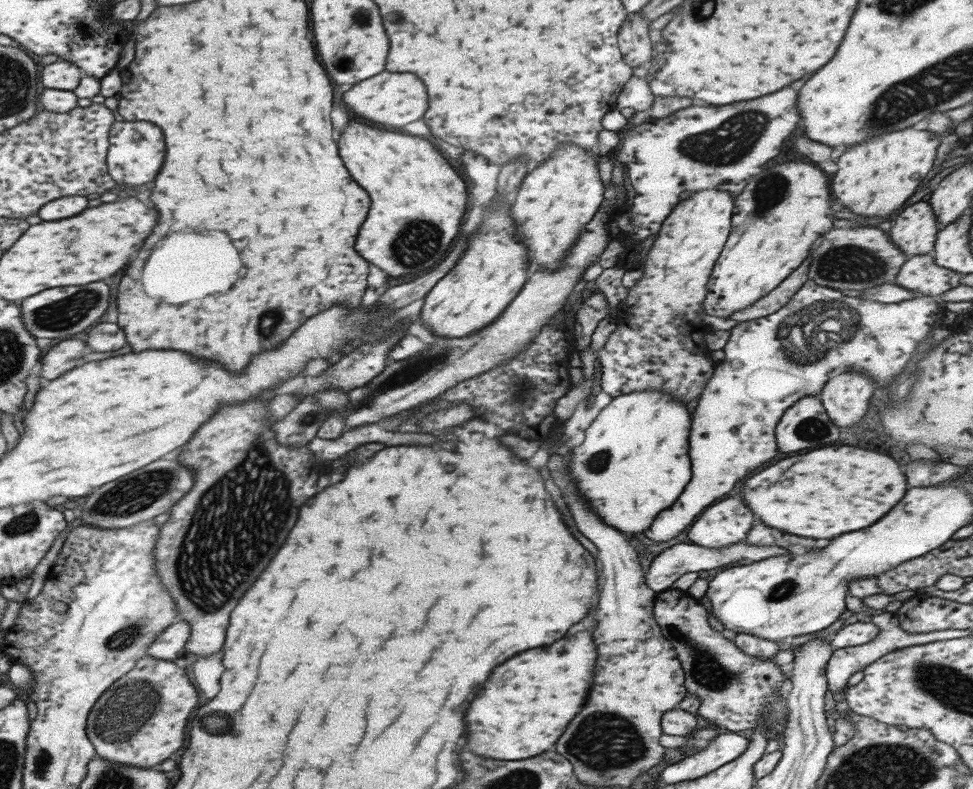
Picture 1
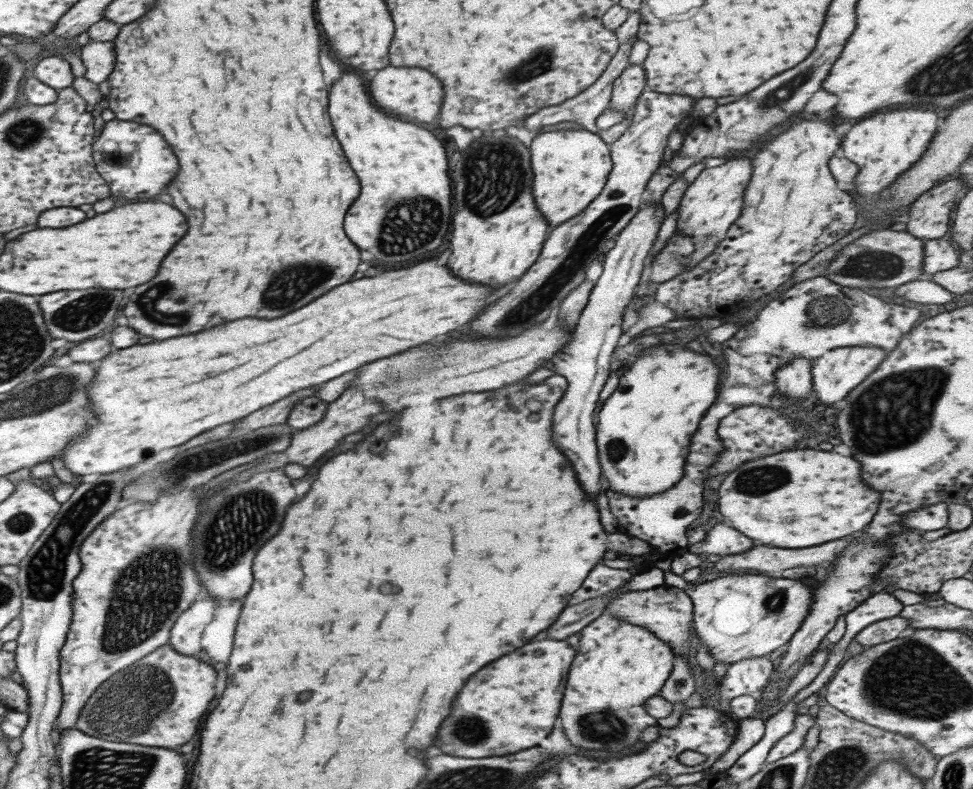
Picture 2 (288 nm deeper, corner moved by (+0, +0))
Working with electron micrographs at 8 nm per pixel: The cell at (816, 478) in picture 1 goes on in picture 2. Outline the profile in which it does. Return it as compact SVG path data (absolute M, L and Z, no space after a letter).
M789 450L789 452L777 452L773 456L765 456L765 458L757 458L751 462L745 462L741 466L737 466L719 486L719 512L729 518L731 526L735 530L739 530L741 534L745 534L751 540L757 540L759 544L769 544L769 546L777 546L777 548L807 548L807 546L817 546L829 540L837 540L843 536L849 536L857 530L861 530L865 524L869 524L869 520L873 518L875 510L879 504L879 496L877 492L873 492L871 488L867 488L861 482L861 464L849 456L841 456L835 452L823 452L823 450Z

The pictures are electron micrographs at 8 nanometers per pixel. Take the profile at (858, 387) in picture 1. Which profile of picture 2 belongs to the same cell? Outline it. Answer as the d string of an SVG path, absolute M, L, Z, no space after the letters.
M835 348L835 350L823 354L823 358L807 360L811 364L813 392L815 392L815 398L819 400L819 404L825 404L831 408L837 402L847 400L847 394L851 394L853 388L857 388L879 366L883 356L885 356L885 352L879 348Z

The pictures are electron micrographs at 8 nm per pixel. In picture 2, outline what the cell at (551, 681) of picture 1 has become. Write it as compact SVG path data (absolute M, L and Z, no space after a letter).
M539 640L525 644L515 652L501 656L499 660L483 666L479 672L475 672L475 676L471 676L471 680L467 680L467 684L459 690L459 696L455 696L455 706L449 718L439 726L433 746L439 748L443 754L475 758L475 760L515 754L519 750L537 746L551 732L553 722L557 720L565 678L573 656L575 650L565 640Z

